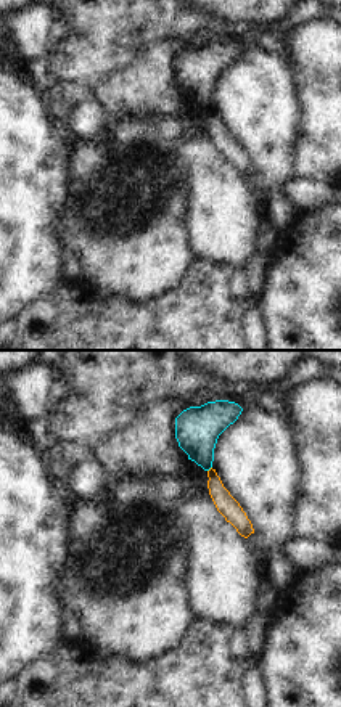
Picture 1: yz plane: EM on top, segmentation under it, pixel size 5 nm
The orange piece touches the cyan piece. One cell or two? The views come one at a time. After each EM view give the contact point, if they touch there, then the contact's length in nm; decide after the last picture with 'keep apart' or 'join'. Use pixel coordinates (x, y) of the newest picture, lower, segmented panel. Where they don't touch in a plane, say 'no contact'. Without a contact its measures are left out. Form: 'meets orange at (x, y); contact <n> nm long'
meets orange at (209, 469); contact 40 nm long

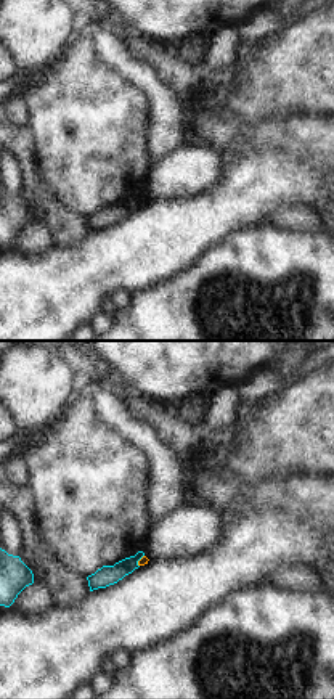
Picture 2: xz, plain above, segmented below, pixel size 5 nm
meets orange at (138, 561); contact 70 nm long

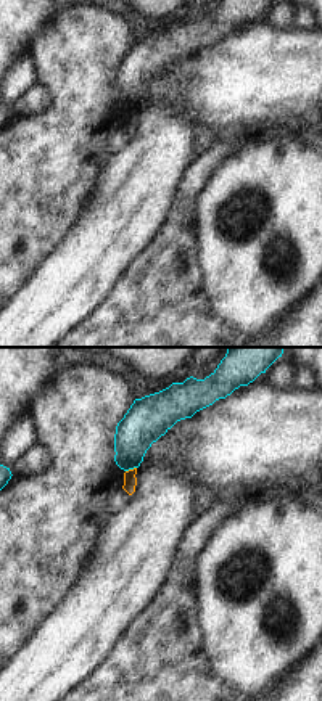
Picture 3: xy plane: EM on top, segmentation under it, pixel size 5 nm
meets orange at (131, 470); contact 60 nm long

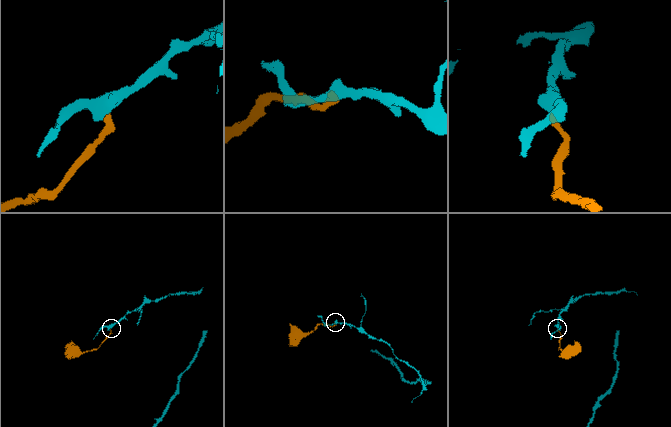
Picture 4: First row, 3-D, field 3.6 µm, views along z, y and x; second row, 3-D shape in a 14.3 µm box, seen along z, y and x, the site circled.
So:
keep apart

